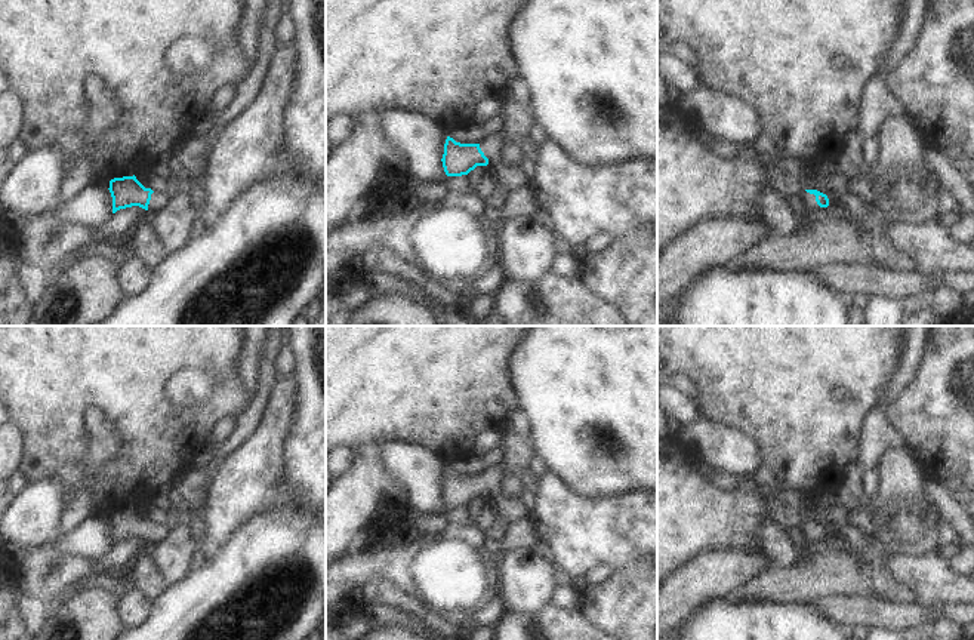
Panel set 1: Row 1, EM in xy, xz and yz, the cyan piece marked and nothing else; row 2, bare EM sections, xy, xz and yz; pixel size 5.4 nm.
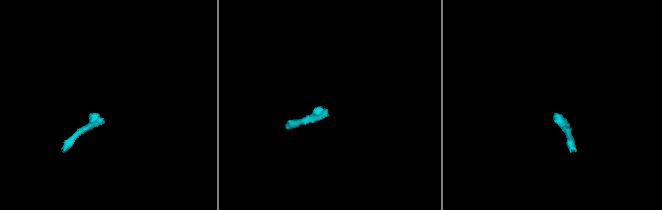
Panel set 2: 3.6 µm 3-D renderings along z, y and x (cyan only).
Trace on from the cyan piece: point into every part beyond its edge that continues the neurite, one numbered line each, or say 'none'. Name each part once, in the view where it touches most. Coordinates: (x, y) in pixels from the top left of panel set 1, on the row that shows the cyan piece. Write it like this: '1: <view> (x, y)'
1: yz (808, 200)

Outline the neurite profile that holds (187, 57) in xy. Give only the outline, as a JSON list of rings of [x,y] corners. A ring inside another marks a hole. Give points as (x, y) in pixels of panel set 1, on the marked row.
[[[185,40],[172,46],[169,65],[178,73],[194,73],[213,62],[216,46],[207,40]]]

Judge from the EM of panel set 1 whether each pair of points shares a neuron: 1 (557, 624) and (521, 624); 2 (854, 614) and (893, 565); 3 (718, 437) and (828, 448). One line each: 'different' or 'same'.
1: same
2: different
3: different

